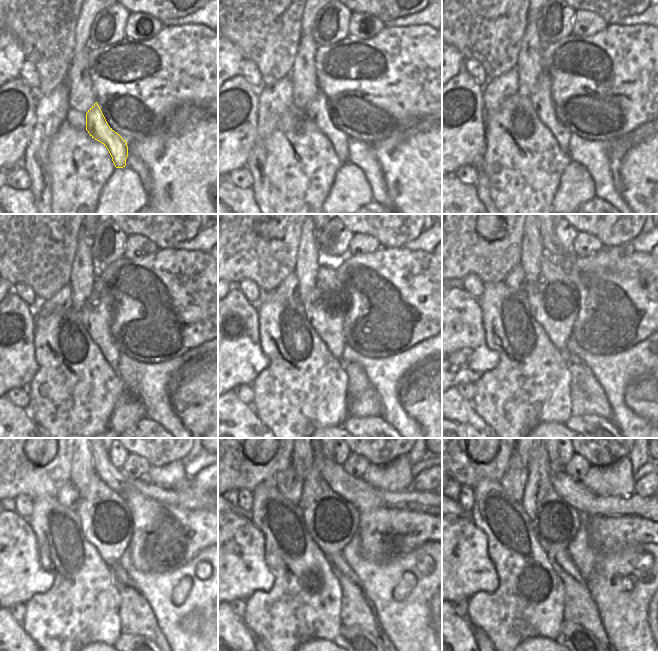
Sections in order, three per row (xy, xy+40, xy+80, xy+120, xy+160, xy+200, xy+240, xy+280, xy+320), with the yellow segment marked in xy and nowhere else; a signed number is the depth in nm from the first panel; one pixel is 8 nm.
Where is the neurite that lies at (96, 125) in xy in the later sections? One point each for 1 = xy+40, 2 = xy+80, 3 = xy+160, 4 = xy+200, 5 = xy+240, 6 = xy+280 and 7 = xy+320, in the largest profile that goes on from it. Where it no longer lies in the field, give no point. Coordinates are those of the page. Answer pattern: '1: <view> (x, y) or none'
1: xy+40 (317, 110)
2: xy+80 (541, 100)
3: xy+160 (326, 308)
4: xy+200 (554, 306)
5: xy+240 (109, 530)
6: xy+280 (331, 528)
7: xy+320 (554, 528)

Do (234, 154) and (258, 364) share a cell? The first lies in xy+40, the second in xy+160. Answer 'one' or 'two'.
one

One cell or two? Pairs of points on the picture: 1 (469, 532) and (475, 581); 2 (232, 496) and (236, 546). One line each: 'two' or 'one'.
1: one
2: two

